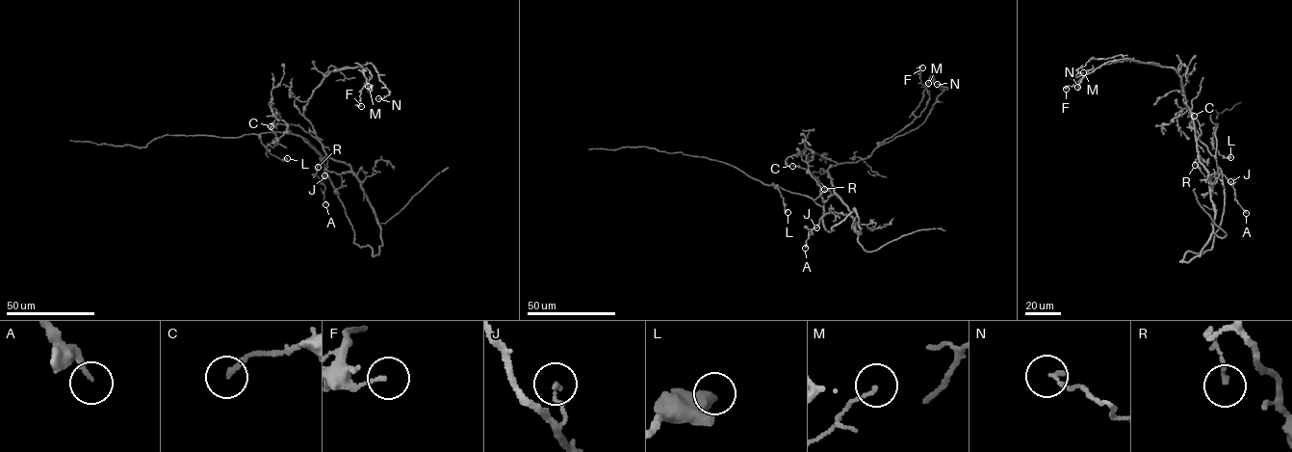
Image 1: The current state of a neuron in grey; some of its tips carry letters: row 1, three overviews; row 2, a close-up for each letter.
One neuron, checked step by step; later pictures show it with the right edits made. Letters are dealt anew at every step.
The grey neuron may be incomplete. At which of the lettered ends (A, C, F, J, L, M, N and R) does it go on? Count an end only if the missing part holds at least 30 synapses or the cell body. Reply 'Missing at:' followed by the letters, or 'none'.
Missing at: none

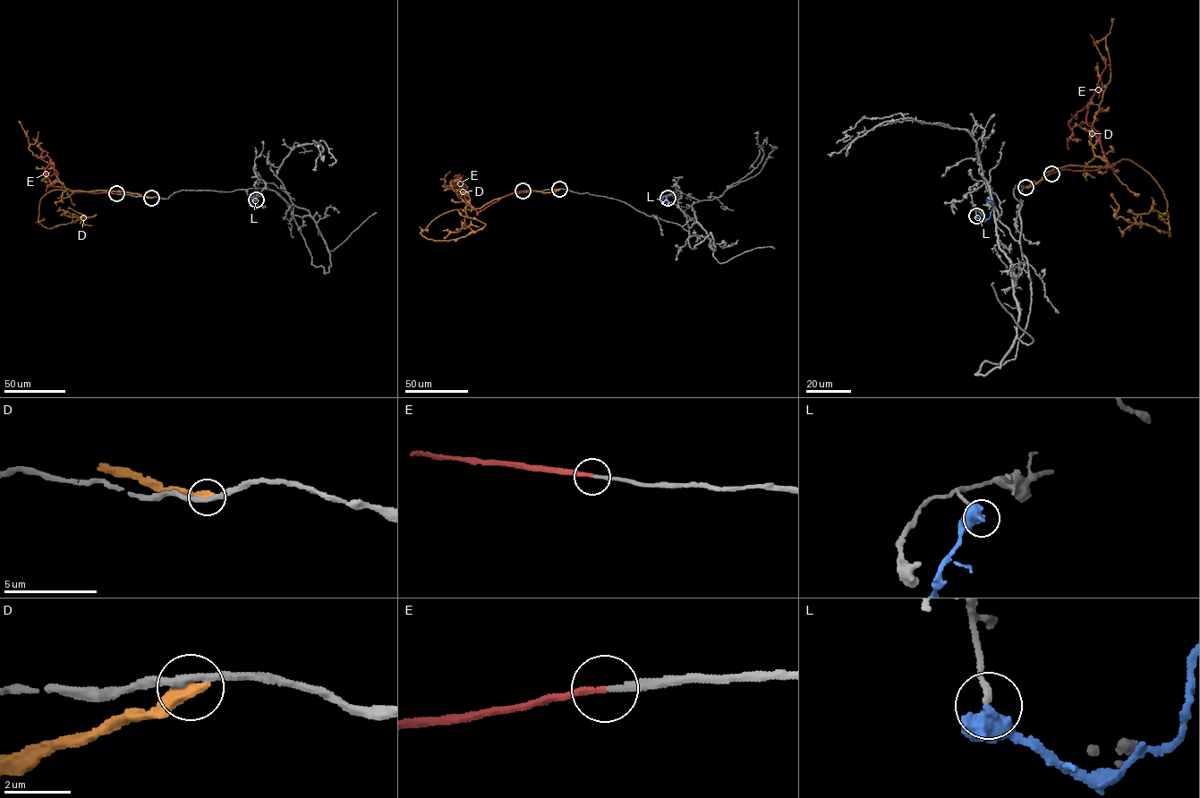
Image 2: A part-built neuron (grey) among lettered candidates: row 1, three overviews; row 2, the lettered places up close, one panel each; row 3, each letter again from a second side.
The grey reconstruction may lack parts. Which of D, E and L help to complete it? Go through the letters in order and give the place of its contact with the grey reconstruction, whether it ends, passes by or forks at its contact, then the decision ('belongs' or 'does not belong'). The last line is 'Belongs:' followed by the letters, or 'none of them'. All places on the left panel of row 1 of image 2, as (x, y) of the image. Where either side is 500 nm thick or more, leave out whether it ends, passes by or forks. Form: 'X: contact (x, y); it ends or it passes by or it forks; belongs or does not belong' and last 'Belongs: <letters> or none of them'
D: contact (151, 198); it ends; does not belong
E: contact (116, 193); it ends; belongs
L: contact (256, 199); does not belong
Belongs: E

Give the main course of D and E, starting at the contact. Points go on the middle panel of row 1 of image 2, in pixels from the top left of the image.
D: (559, 189), (509, 194), (480, 207), (449, 210), (420, 233), (449, 241), (485, 225), (456, 209)
E: (523, 191), (478, 212), (463, 194), (467, 188), (457, 180), (459, 174), (460, 179), (454, 176)

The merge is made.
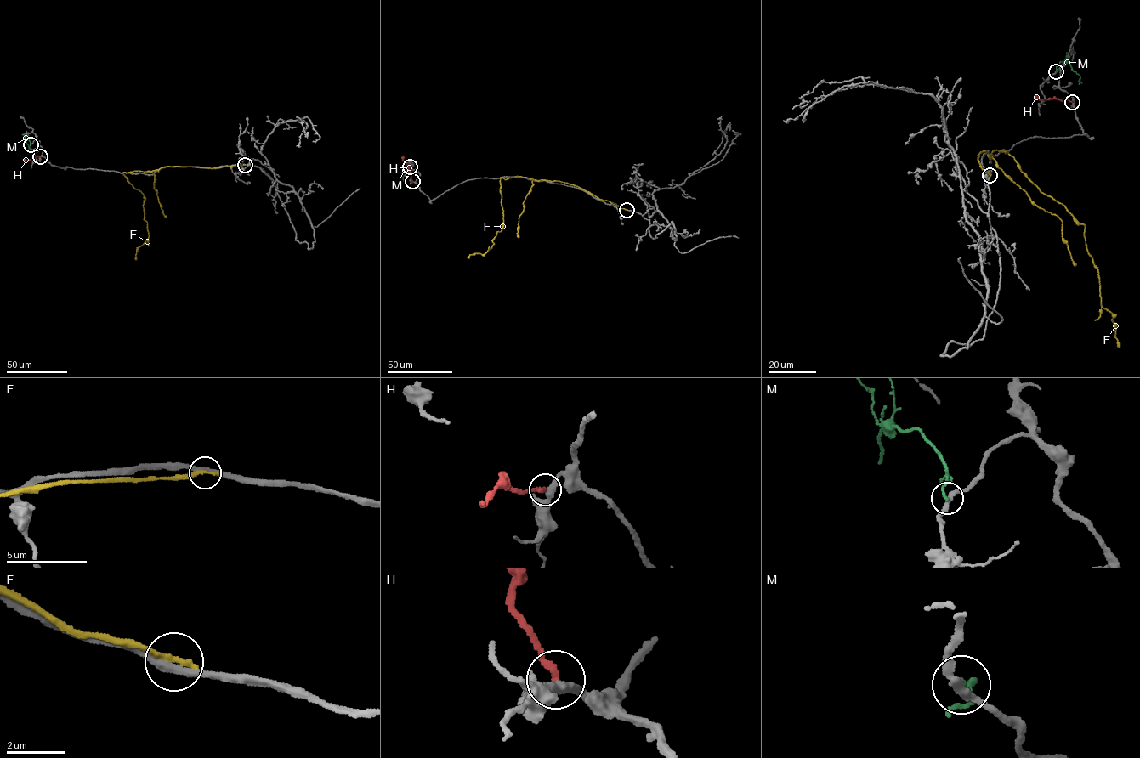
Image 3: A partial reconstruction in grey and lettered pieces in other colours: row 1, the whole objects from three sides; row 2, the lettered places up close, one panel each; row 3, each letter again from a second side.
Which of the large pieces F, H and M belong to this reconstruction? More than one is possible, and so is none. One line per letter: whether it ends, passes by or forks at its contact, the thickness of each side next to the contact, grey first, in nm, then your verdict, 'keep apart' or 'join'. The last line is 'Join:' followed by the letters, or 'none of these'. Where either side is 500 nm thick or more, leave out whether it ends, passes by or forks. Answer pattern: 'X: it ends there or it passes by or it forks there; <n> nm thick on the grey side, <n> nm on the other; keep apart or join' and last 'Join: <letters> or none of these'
F: it ends there; 320 nm thick on the grey side, 240 nm on the other; keep apart
H: it ends there; 360 nm thick on the grey side, 240 nm on the other; keep apart
M: it ends there; 260 nm thick on the grey side, 170 nm on the other; keep apart
Join: none of these

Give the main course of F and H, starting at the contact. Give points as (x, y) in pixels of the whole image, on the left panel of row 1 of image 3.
F: (245, 165), (165, 166), (123, 172), (145, 199), (143, 206), (149, 237), (138, 247), (136, 260)
H: (40, 156), (23, 159)

